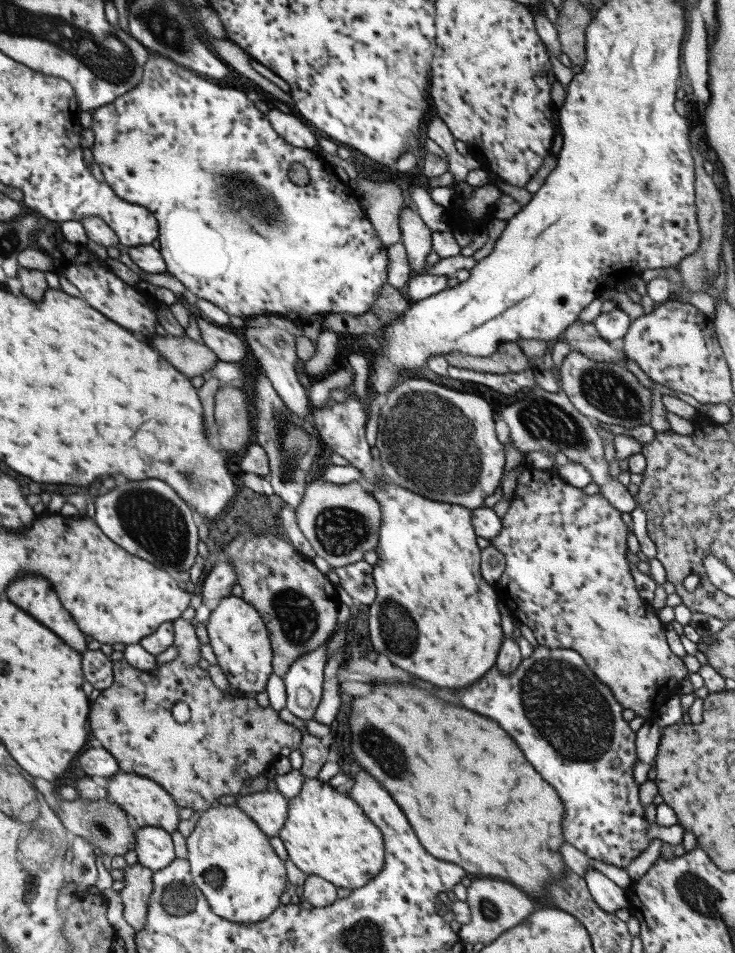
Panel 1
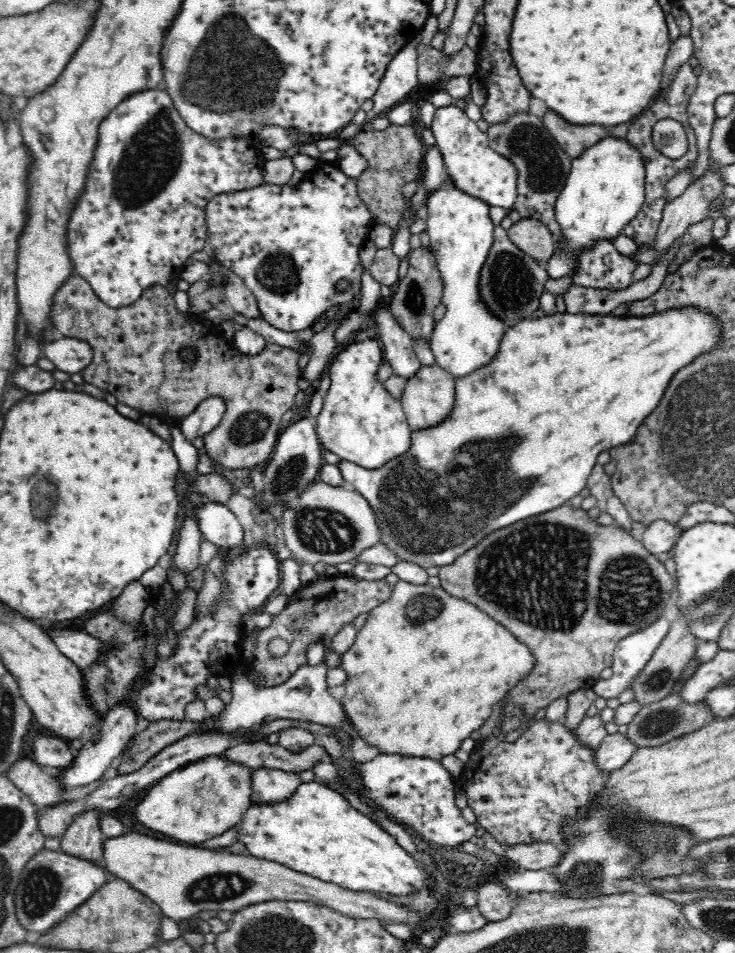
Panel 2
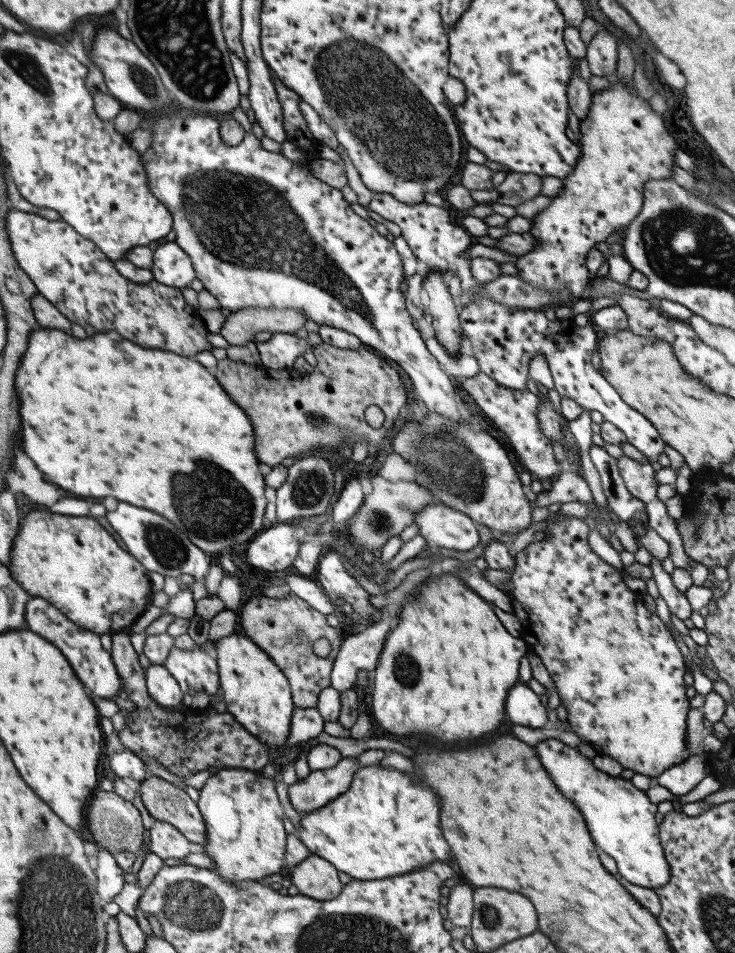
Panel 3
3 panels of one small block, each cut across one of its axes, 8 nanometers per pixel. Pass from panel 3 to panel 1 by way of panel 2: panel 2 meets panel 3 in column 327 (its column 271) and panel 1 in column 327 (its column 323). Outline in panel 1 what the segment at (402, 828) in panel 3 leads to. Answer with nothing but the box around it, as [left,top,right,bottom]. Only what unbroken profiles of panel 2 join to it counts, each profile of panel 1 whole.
[277,778,385,888]

